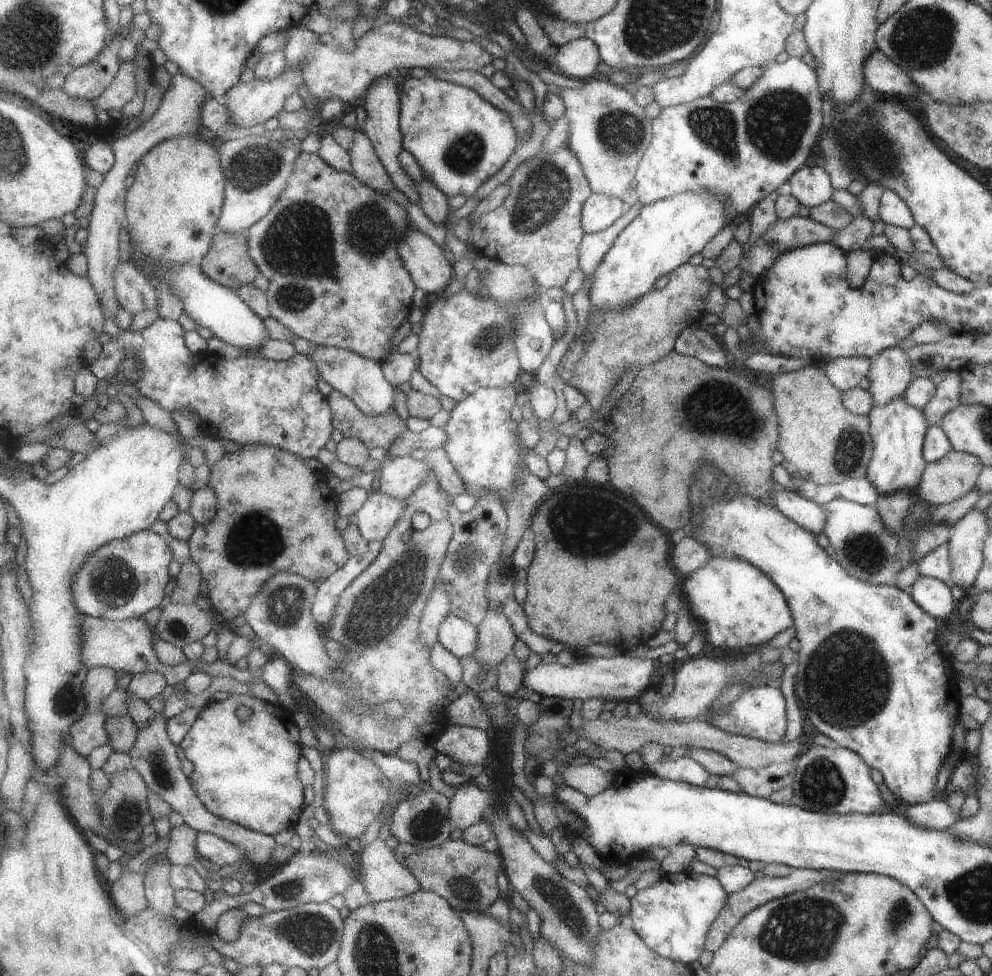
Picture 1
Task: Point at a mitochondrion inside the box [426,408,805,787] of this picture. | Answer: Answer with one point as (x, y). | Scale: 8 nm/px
(580, 518)

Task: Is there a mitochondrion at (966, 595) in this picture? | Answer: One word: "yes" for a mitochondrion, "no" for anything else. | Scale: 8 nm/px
no

